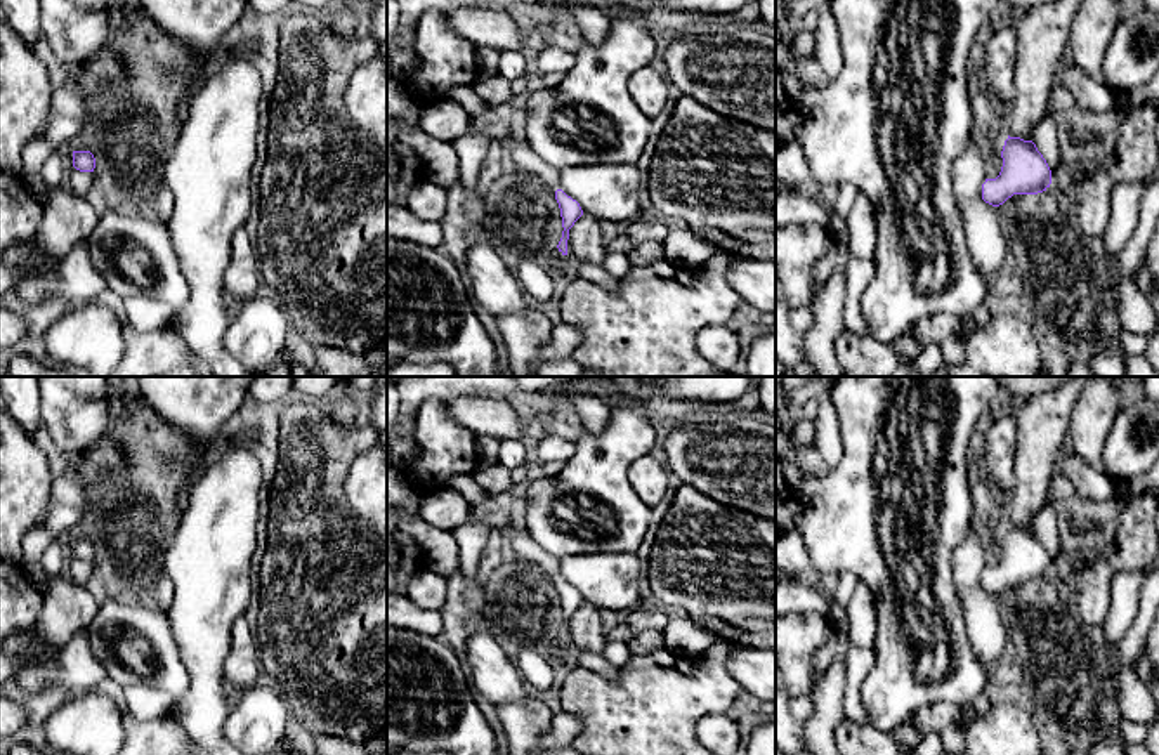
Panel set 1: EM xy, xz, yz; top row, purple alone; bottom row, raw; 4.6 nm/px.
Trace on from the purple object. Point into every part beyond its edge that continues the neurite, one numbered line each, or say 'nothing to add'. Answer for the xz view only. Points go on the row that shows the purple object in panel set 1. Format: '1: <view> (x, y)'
1: xz (519, 153)

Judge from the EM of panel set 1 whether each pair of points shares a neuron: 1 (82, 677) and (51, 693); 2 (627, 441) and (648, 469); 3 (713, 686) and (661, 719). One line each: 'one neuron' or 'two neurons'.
1: two neurons
2: two neurons
3: one neuron

